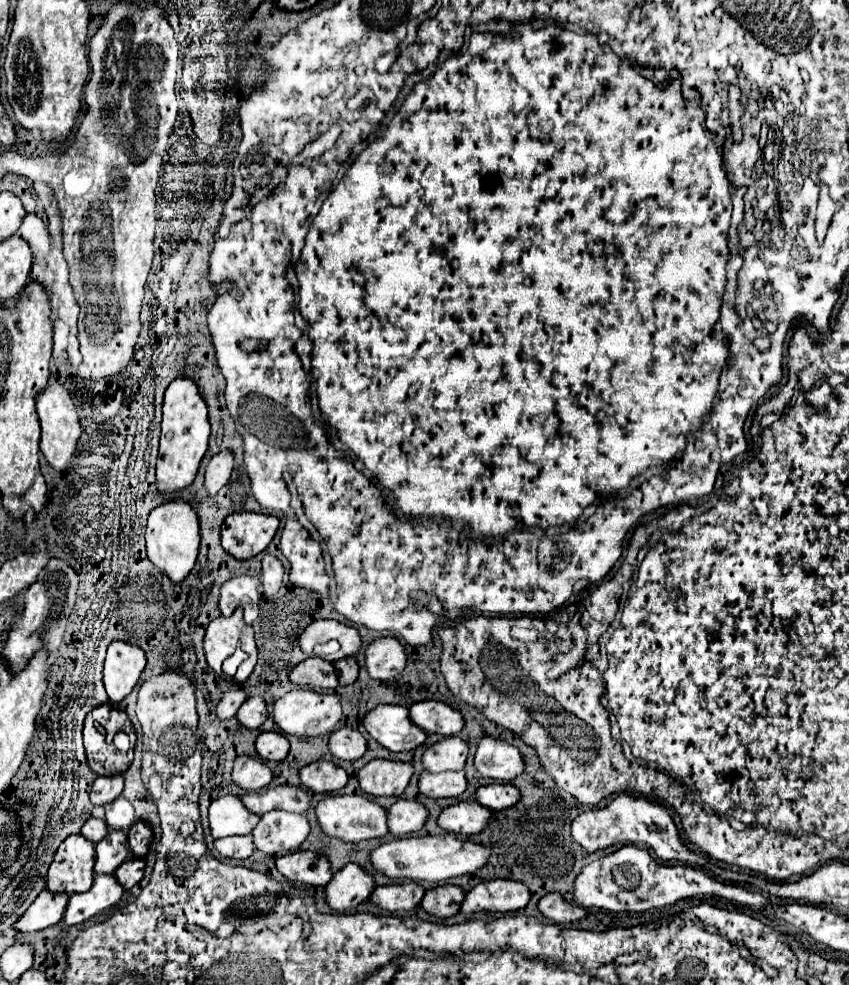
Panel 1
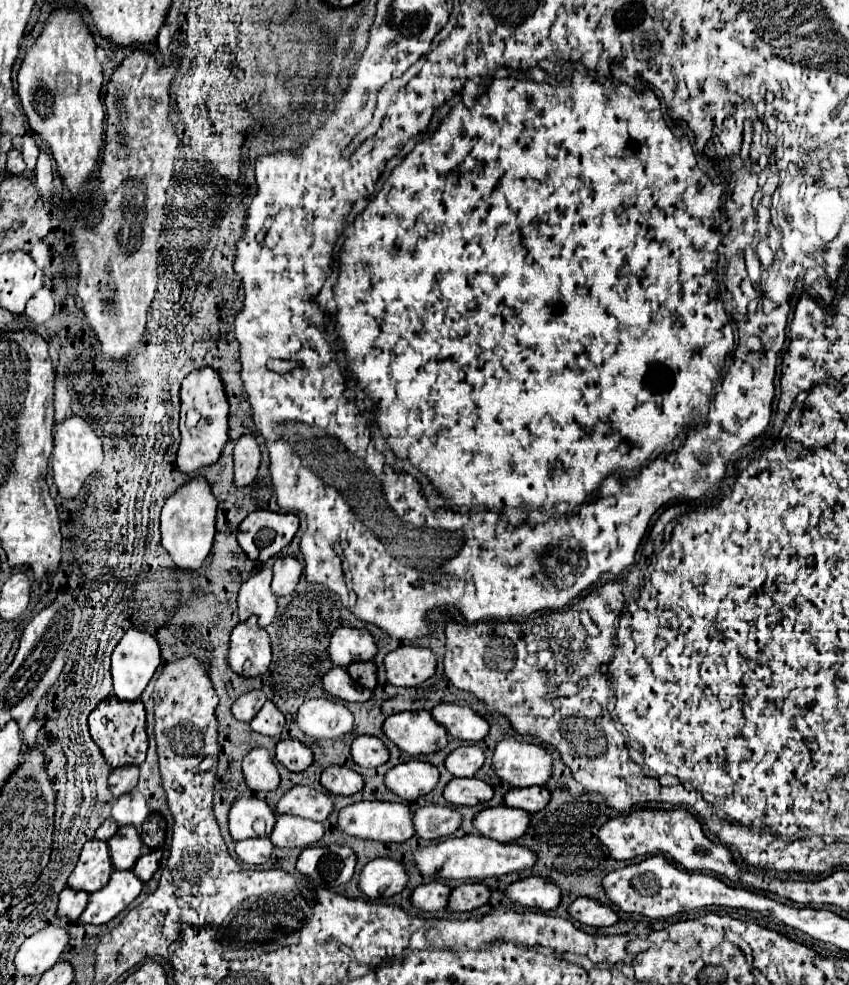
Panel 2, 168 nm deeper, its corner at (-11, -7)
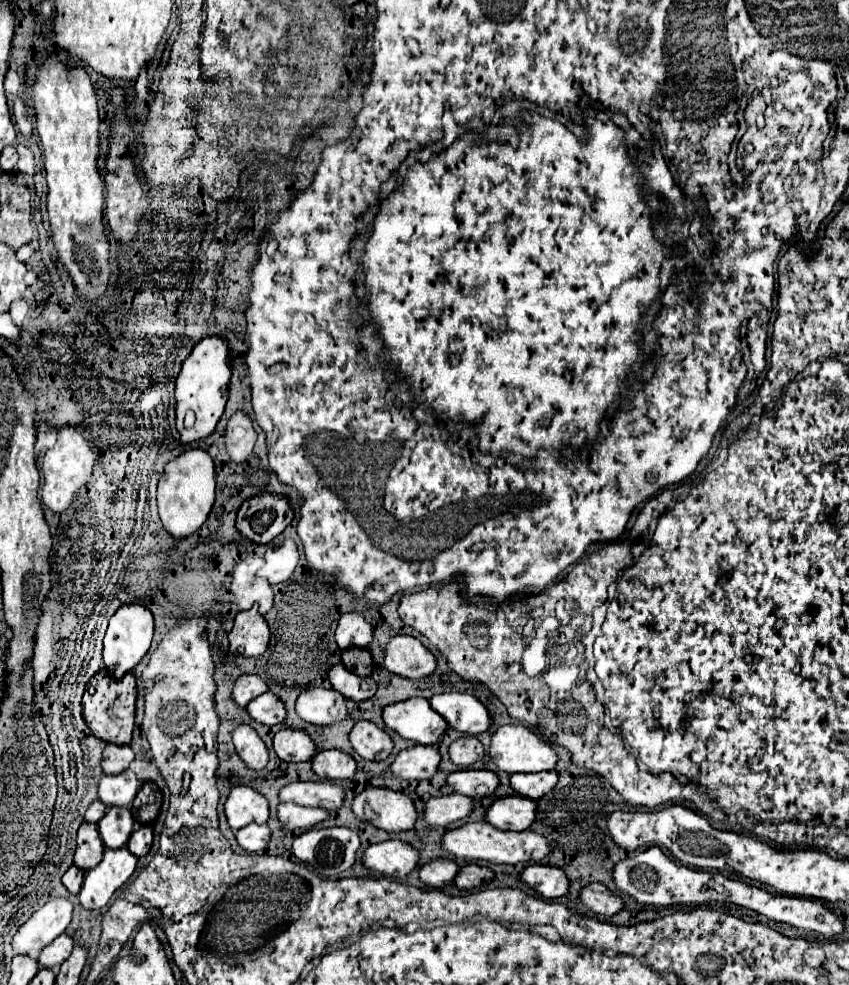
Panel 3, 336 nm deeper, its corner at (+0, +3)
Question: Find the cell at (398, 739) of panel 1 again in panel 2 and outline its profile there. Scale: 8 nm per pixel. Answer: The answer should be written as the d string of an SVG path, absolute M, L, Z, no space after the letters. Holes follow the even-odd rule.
M429 710L393 714L385 720L383 730L391 742L411 756L431 754L449 744L447 730L433 720Z

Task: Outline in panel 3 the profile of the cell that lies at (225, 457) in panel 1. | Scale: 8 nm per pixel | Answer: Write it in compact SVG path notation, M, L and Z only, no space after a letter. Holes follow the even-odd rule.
M236 412L226 426L226 452L232 462L244 462L256 444L256 430L244 412Z

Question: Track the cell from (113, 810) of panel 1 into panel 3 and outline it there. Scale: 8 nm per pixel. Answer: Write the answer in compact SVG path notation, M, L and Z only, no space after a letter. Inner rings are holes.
M124 770L122 774L102 776L98 784L98 796L108 808L110 806L126 808L134 800L138 788L140 788L140 782L136 780L136 776L130 770Z

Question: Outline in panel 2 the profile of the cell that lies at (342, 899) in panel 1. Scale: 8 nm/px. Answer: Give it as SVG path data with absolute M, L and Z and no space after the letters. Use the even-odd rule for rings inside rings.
M375 858L369 862L359 880L359 888L369 898L389 898L401 892L409 882L409 874L399 860L393 858Z

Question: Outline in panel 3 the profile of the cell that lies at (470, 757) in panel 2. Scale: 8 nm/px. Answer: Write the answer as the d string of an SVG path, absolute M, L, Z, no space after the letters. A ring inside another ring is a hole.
M462 736L450 744L450 760L456 766L472 766L474 762L482 760L484 746L478 742L476 736Z

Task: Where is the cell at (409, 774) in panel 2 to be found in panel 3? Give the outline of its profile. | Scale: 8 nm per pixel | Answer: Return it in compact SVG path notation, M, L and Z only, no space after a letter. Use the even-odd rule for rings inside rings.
M412 746L394 758L390 770L402 780L428 780L436 774L440 762L438 748L434 746Z

